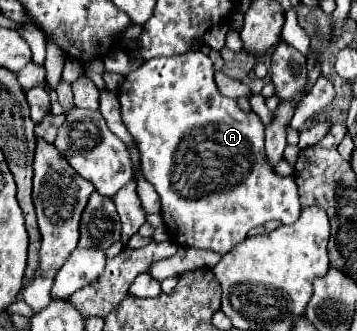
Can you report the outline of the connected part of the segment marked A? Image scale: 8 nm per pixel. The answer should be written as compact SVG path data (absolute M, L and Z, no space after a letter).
M188 51L172 57L156 57L144 61L128 77L118 95L122 119L134 139L138 139L142 173L160 195L162 219L170 239L182 247L226 255L246 239L252 227L264 225L272 219L288 225L300 217L298 185L294 176L278 177L266 161L264 123L254 111L244 113L236 99L220 95L214 83L214 65L208 55L202 51Z

